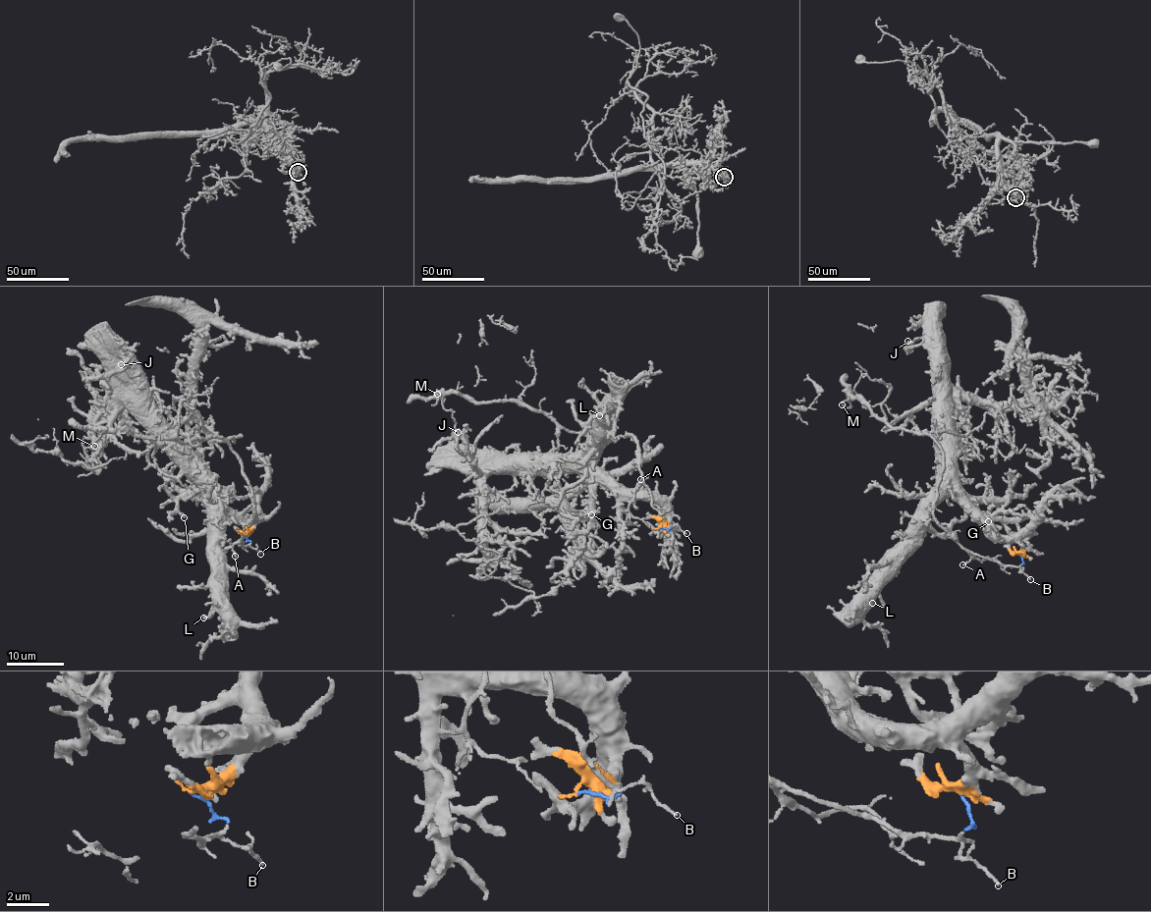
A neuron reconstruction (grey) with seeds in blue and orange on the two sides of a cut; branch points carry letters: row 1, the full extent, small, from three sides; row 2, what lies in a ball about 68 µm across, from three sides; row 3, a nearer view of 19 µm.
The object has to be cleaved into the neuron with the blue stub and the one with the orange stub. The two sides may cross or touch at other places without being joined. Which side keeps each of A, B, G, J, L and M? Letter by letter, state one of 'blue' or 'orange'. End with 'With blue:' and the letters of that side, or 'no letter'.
A: blue
B: blue
G: orange
J: orange
L: orange
M: blue
With blue: A, B, M

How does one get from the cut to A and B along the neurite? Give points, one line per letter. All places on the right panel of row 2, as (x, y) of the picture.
A: (1020, 555), (1023, 562), (1018, 566), (1002, 565), (971, 552), (970, 559), (962, 565)
B: (1020, 555), (1023, 562), (1020, 571), (1029, 580)

